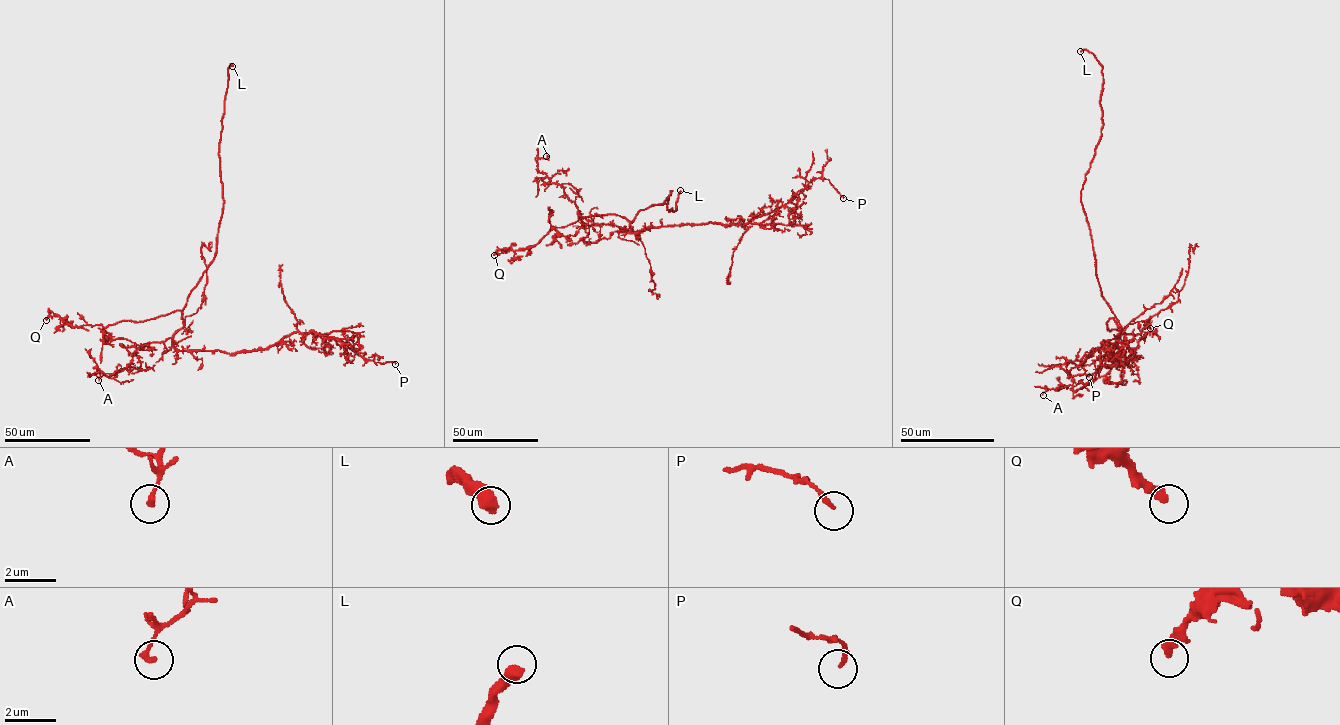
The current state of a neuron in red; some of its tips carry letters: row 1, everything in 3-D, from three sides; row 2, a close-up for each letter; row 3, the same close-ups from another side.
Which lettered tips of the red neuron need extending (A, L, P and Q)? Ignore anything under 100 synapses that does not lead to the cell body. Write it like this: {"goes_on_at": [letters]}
{"goes_on_at": ["L"]}

